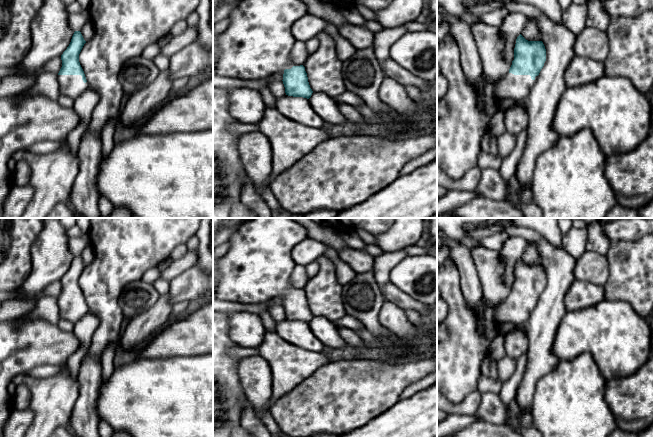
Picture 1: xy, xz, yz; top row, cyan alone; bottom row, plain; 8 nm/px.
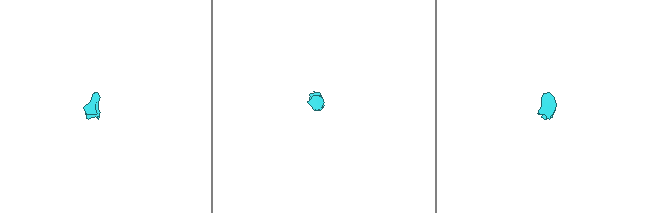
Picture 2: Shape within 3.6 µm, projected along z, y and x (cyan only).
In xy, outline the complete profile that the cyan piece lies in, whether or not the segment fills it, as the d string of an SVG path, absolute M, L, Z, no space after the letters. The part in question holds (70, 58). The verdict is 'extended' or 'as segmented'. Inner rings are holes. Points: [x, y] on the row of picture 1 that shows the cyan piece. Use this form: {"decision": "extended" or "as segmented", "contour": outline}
{"decision": "extended", "contour": "M43 0L43 5L31 23L32 46L24 59L15 67L17 75L31 76L40 71L50 60L60 57L62 67L58 73L61 95L77 98L88 89L79 54L86 43L80 31L74 31L68 23L67 6L62 0Z"}

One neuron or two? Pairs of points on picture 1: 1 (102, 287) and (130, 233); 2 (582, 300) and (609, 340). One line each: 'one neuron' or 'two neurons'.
1: one neuron
2: two neurons

